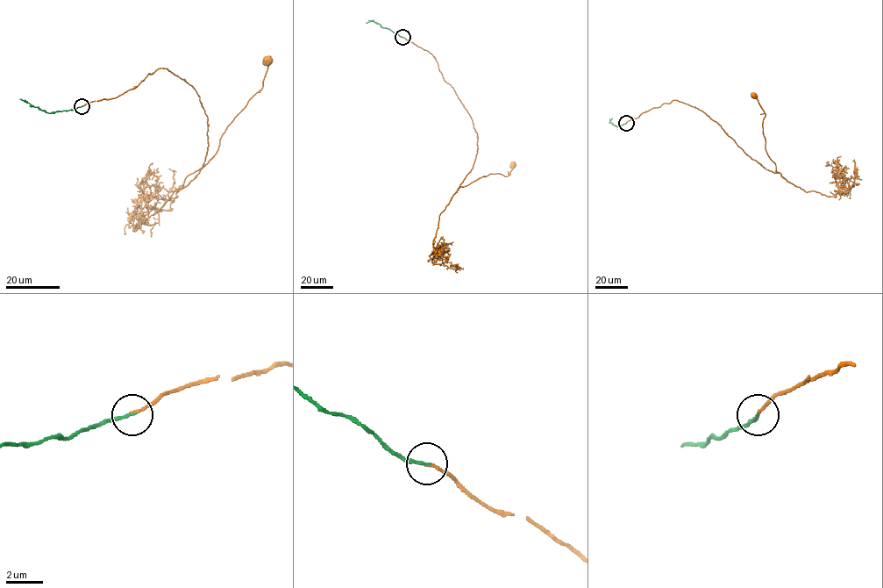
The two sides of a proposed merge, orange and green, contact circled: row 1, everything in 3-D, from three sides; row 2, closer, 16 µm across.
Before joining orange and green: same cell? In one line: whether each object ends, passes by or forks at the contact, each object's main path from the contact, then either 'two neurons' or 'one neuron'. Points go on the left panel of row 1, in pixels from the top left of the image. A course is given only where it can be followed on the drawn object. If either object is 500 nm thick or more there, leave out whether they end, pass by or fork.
orange ends; green ends; course orange (82, 105), (160, 68), (190, 84), (209, 146), (179, 190), (262, 86), (267, 61); course green (82, 106), (46, 112), (19, 99); one neuron

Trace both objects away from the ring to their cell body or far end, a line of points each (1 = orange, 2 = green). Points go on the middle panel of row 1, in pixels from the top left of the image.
1: (402, 37), (431, 54), (477, 133), (473, 168), (459, 188), (489, 174), (507, 176), (513, 165)
2: (402, 37), (372, 21), (366, 23)

